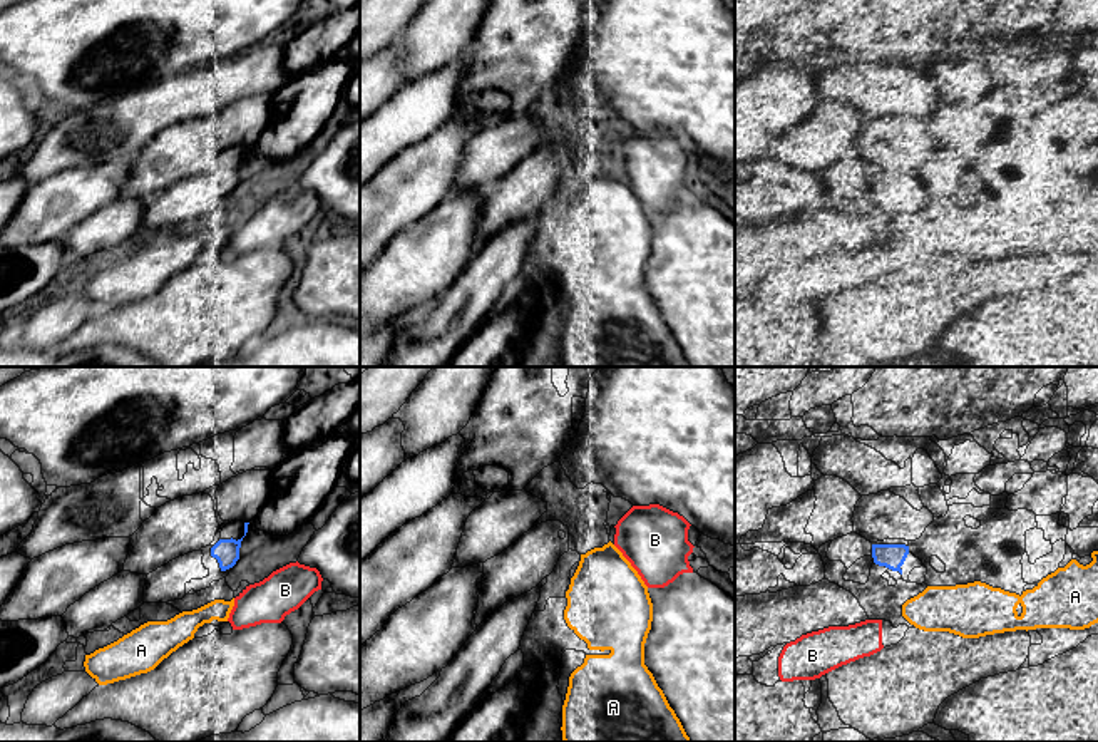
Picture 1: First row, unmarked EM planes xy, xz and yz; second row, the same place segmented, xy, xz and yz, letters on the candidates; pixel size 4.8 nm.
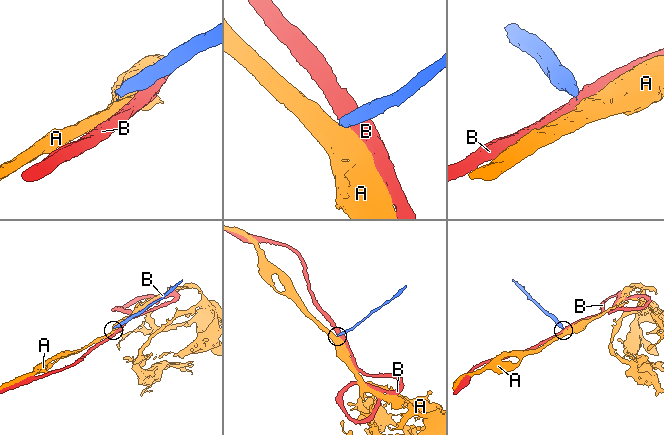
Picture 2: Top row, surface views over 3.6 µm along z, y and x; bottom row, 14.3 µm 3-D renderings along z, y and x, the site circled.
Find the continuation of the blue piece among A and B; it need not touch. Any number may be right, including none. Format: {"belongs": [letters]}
{"belongs": []}

